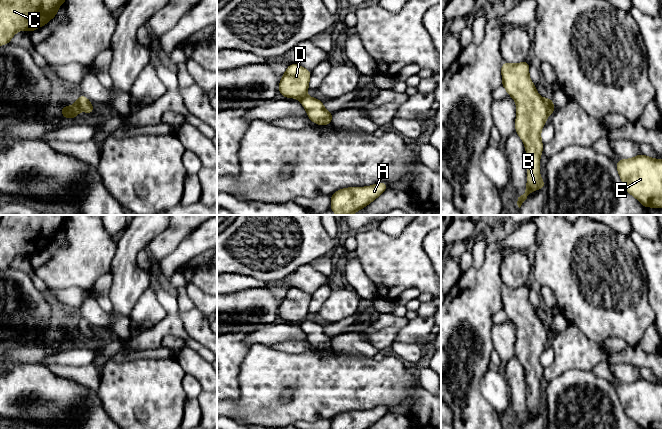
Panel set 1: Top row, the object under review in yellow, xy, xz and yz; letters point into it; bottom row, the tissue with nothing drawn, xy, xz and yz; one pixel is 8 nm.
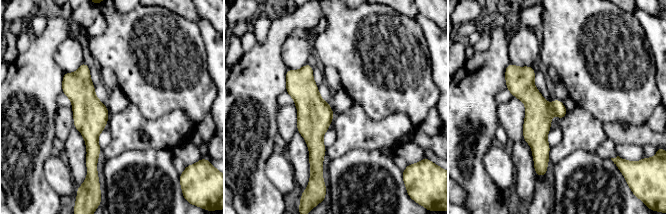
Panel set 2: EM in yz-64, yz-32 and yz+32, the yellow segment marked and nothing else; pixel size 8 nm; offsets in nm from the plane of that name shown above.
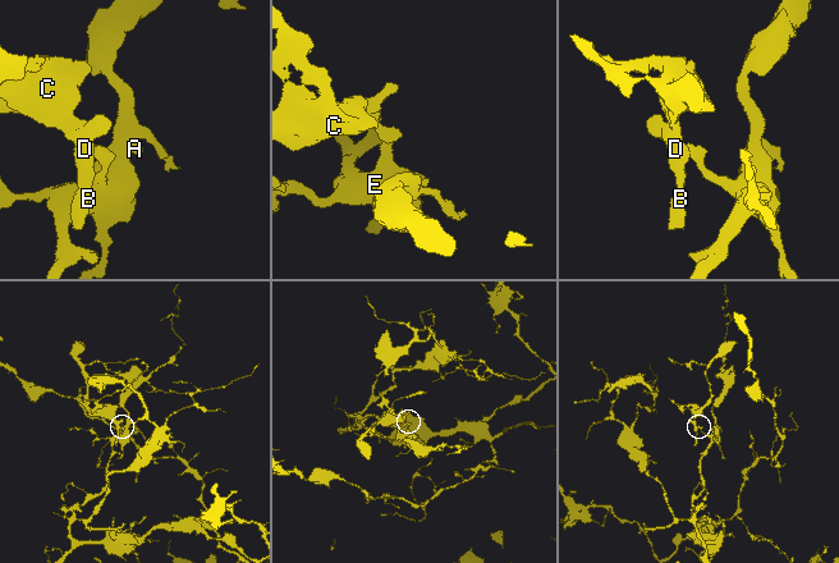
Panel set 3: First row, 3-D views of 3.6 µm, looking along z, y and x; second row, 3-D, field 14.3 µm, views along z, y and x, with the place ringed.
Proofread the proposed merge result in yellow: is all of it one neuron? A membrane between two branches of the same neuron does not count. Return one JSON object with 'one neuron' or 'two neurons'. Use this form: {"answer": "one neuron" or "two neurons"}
{"answer": "two neurons"}

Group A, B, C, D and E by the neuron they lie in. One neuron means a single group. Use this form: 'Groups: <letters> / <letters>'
Groups: A E / B C D

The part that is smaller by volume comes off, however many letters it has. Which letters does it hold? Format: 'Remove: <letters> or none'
Remove: B, C, D

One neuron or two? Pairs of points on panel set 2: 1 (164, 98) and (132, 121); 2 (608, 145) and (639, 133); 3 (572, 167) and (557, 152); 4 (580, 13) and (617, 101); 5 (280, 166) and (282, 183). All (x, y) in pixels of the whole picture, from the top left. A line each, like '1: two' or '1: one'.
1: two
2: two
3: two
4: one
5: one

